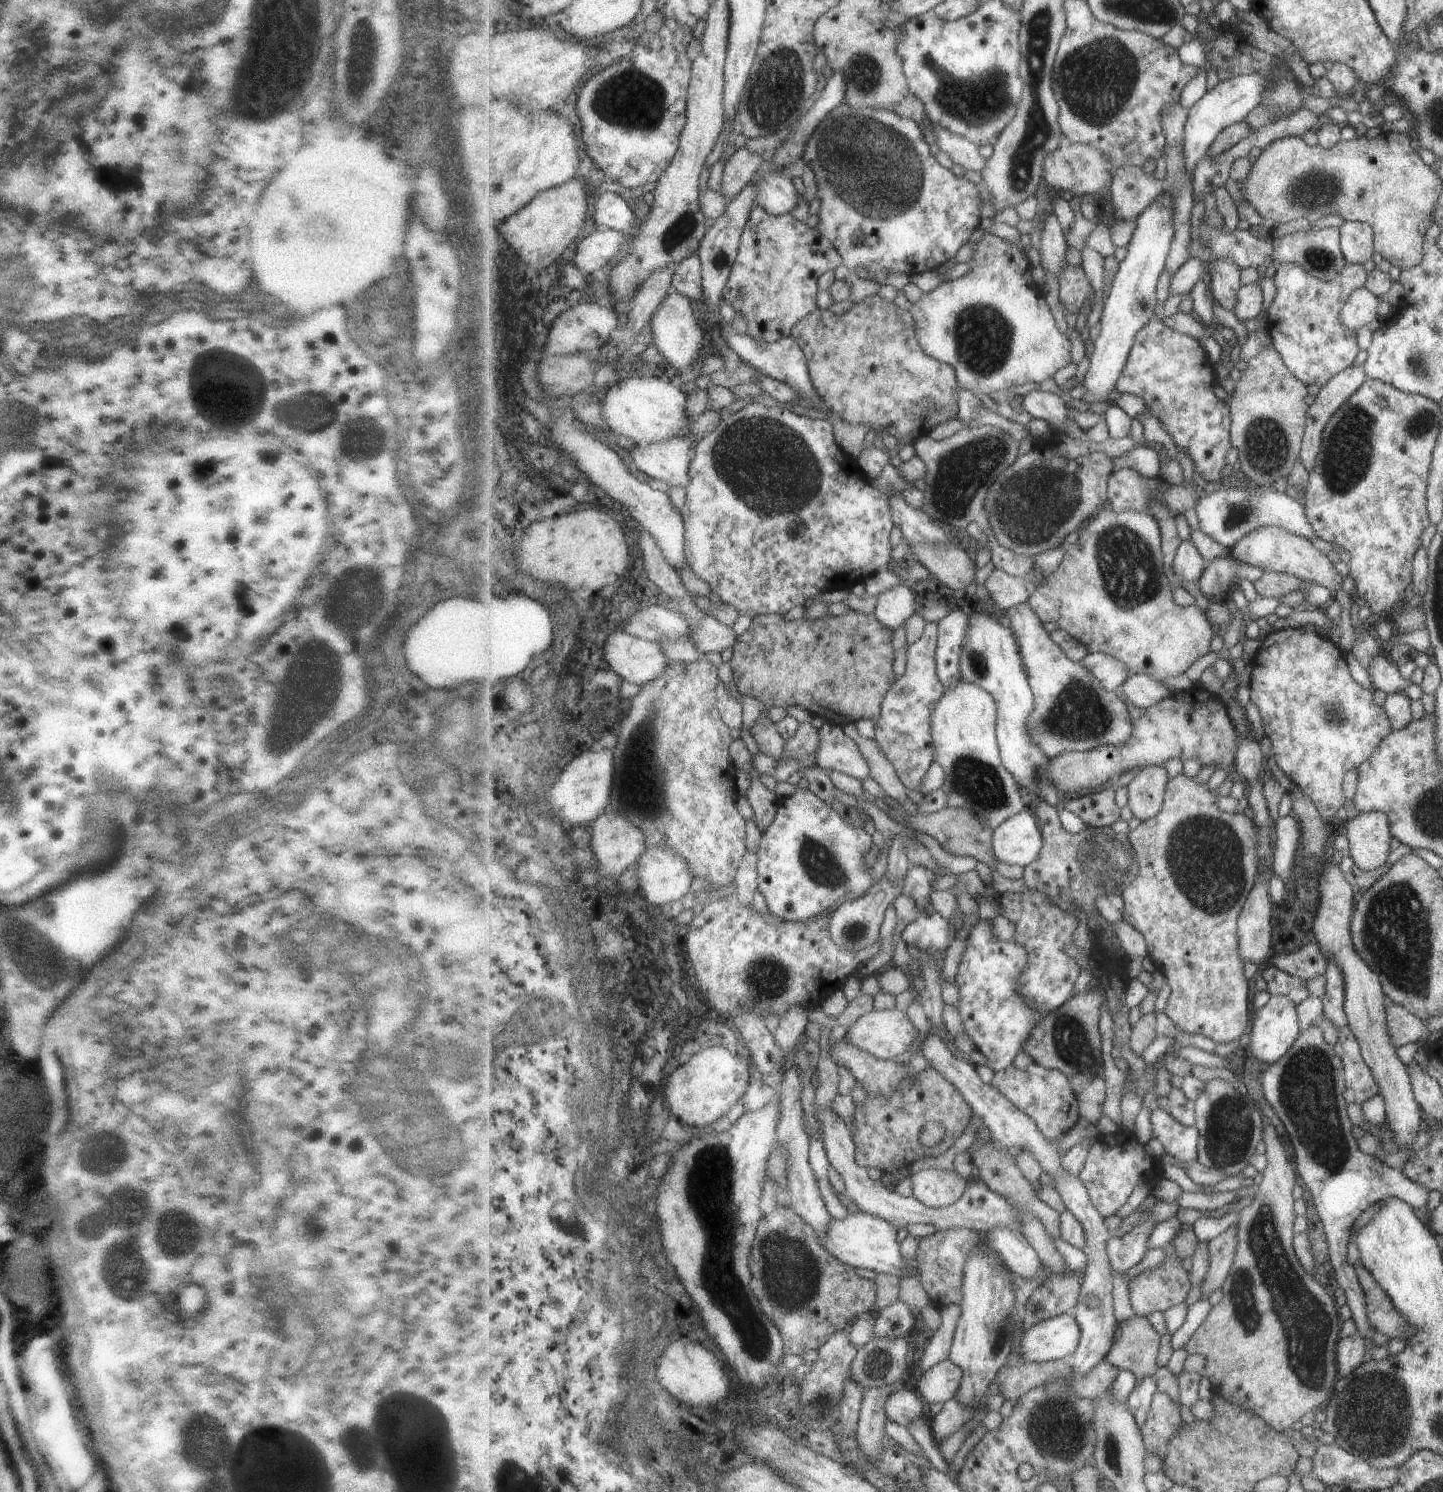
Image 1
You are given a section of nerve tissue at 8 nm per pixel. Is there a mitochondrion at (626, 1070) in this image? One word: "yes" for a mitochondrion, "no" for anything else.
yes

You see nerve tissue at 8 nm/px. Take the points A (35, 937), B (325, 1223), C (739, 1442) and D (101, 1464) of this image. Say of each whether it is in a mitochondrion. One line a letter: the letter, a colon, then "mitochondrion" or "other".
A: mitochondrion
B: mitochondrion
C: other
D: other

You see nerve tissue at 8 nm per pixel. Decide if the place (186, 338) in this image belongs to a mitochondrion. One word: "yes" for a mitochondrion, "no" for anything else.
no

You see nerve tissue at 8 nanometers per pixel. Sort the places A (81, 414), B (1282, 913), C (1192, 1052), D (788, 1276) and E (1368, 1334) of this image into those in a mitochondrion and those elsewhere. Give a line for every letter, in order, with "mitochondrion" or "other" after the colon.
A: other
B: other
C: other
D: mitochondrion
E: other

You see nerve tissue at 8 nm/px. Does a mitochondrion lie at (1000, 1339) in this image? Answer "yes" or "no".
yes

